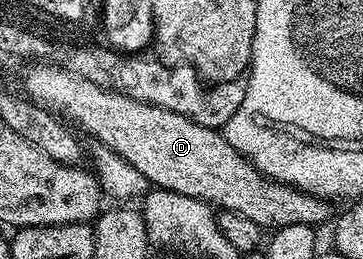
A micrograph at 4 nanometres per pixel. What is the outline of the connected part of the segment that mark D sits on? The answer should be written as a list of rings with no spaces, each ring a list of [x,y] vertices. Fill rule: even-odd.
[[[55,63],[32,65],[35,66],[23,77],[22,92],[41,107],[50,109],[56,115],[62,115],[72,126],[80,125],[89,136],[96,137],[95,141],[100,146],[112,149],[127,159],[133,167],[137,167],[137,170],[145,175],[145,179],[150,181],[154,188],[177,191],[177,195],[189,195],[193,199],[201,199],[220,210],[237,211],[237,215],[246,215],[249,219],[253,219],[253,223],[263,226],[267,231],[290,225],[316,227],[315,225],[321,224],[322,221],[332,220],[333,212],[331,213],[330,207],[327,206],[330,204],[324,198],[294,189],[291,185],[275,181],[257,171],[257,167],[253,167],[251,161],[244,159],[229,144],[220,130],[193,123],[193,119],[185,119],[185,115],[177,115],[168,109],[141,103],[137,99],[129,99],[123,93],[114,92],[102,84],[99,86],[97,82],[90,81],[79,73],[58,69]]]

